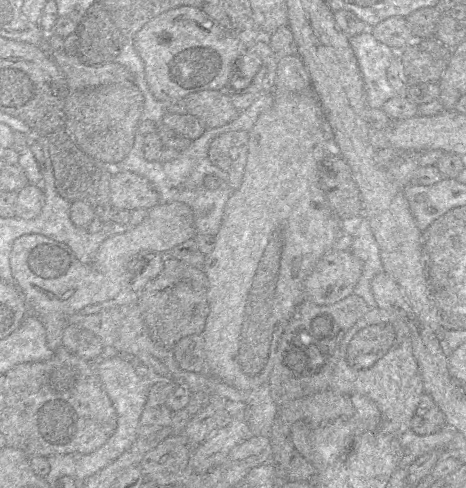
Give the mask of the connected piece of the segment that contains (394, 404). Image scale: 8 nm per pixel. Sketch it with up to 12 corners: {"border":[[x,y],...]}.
{"border":[[374,308],[340,342],[328,389],[410,433],[424,394],[408,319]]}

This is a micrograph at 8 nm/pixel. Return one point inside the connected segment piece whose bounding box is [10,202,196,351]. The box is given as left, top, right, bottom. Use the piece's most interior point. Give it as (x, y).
(55, 284)

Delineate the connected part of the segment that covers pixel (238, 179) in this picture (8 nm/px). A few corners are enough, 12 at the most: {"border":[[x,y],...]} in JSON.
{"border":[[229,131],[209,146],[210,162],[242,183],[247,131]]}

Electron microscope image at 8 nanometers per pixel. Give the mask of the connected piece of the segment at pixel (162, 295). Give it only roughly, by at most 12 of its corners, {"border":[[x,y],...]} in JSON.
{"border":[[166,256],[137,306],[173,349],[209,313],[203,269]]}

